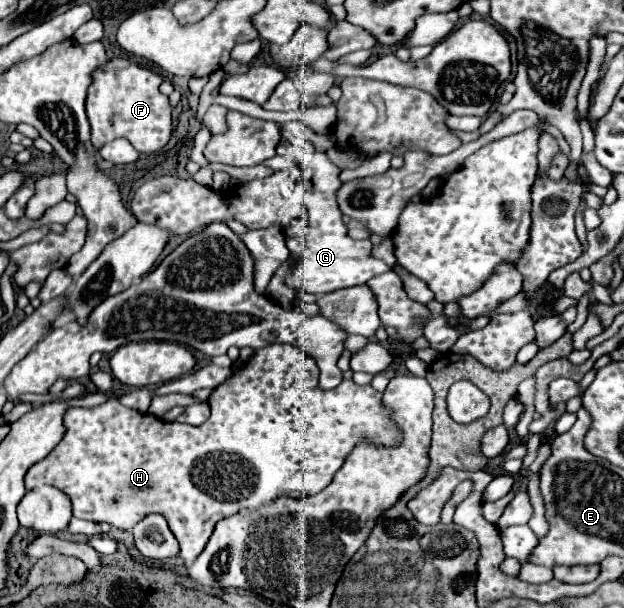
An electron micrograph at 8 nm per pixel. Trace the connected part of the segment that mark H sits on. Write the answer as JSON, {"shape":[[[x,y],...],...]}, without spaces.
{"shape":[[[272,344],[266,348],[256,350],[254,358],[236,374],[232,374],[226,382],[222,382],[218,388],[214,388],[208,398],[208,403],[211,410],[208,422],[204,422],[202,426],[184,426],[180,422],[164,422],[152,414],[144,414],[132,408],[122,406],[118,400],[108,400],[96,408],[70,408],[66,410],[66,432],[62,436],[62,440],[56,444],[56,448],[52,448],[52,452],[46,456],[46,460],[36,462],[28,474],[24,477],[24,484],[27,491],[36,488],[36,486],[50,485],[60,488],[64,494],[70,496],[72,506],[74,506],[74,516],[76,518],[84,518],[84,520],[92,520],[92,522],[108,522],[114,528],[120,530],[132,530],[134,524],[138,524],[144,516],[158,512],[166,518],[172,534],[176,536],[176,540],[180,542],[180,556],[186,564],[194,562],[196,556],[204,550],[208,538],[212,536],[212,530],[216,526],[218,520],[222,520],[224,516],[232,516],[236,512],[240,512],[242,508],[256,508],[264,502],[272,502],[284,494],[294,494],[300,492],[296,496],[310,496],[320,492],[322,488],[326,488],[330,484],[330,480],[334,478],[336,470],[344,464],[346,456],[352,452],[352,448],[356,448],[360,442],[370,442],[378,448],[394,448],[402,442],[402,430],[396,426],[396,422],[392,420],[392,410],[388,410],[382,402],[382,392],[374,390],[370,384],[368,386],[358,386],[352,380],[344,380],[340,386],[336,386],[334,390],[320,390],[318,386],[319,369],[315,360],[308,358],[296,346],[290,344]]]}

